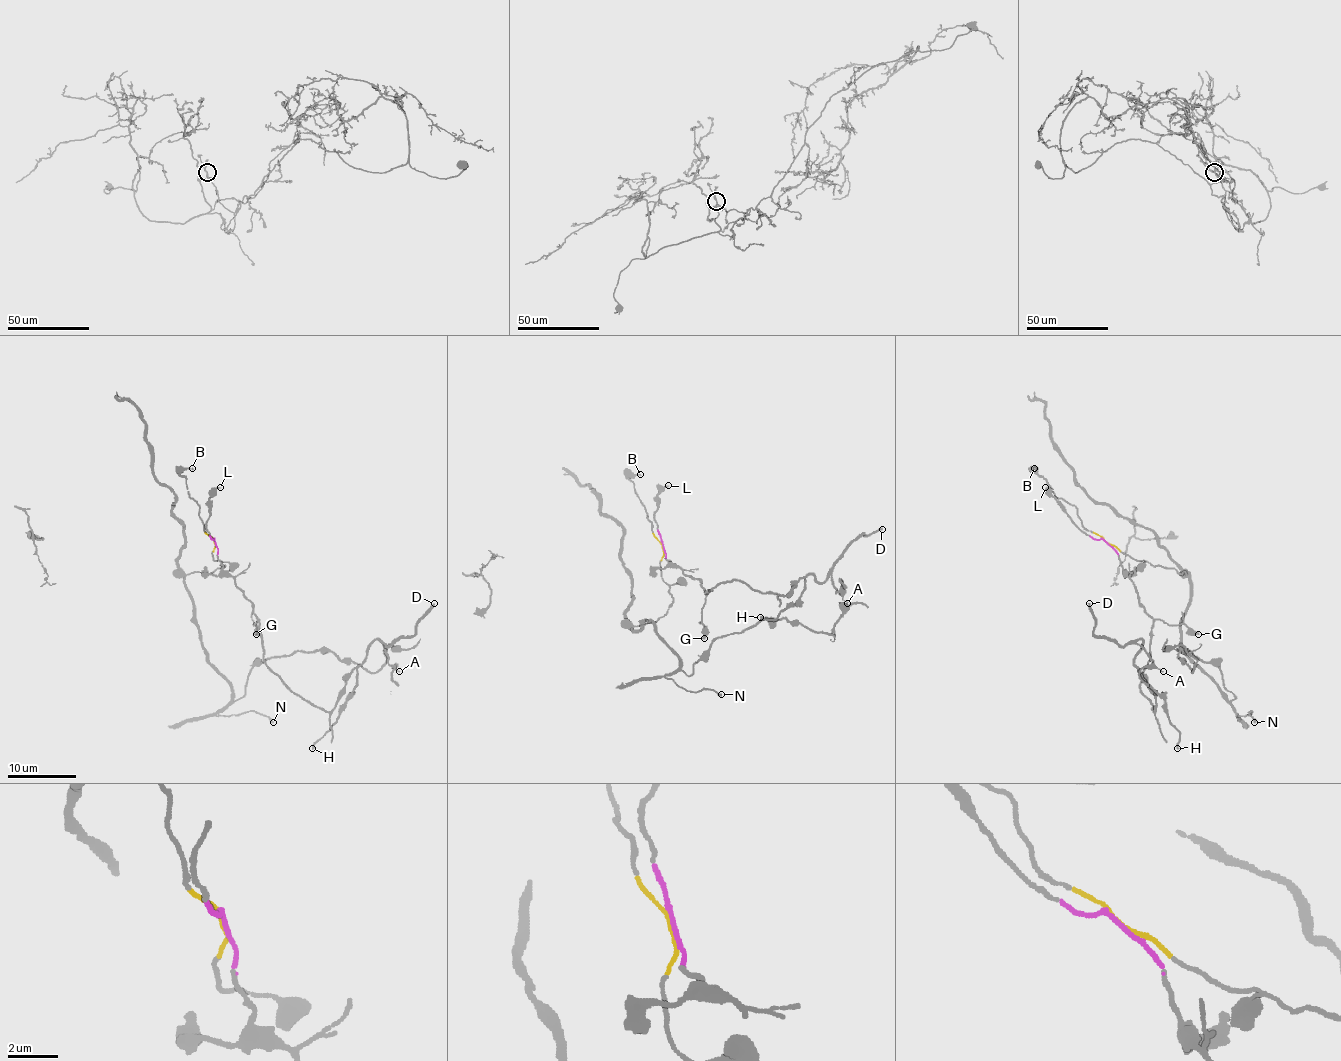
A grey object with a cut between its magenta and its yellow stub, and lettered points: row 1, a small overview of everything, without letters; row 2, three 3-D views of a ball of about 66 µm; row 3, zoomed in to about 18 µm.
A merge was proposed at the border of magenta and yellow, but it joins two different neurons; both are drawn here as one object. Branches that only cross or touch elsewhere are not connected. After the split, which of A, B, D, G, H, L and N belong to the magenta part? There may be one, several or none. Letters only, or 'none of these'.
A, D, G, H, L

